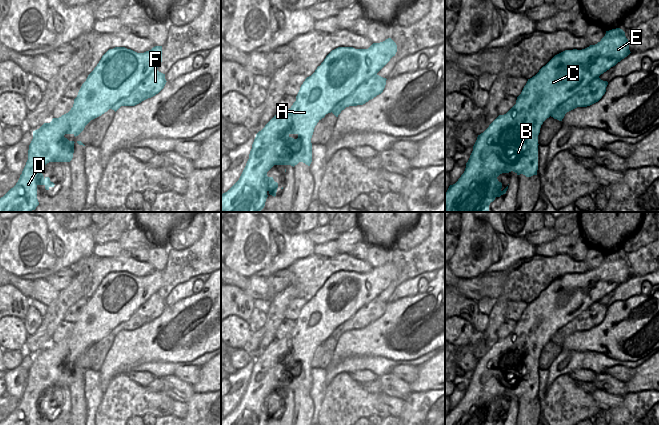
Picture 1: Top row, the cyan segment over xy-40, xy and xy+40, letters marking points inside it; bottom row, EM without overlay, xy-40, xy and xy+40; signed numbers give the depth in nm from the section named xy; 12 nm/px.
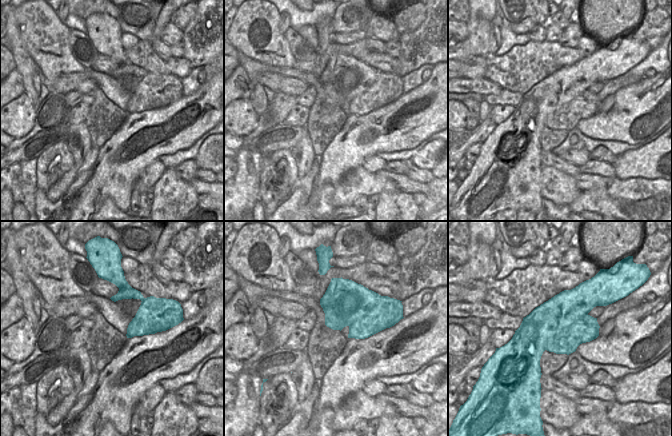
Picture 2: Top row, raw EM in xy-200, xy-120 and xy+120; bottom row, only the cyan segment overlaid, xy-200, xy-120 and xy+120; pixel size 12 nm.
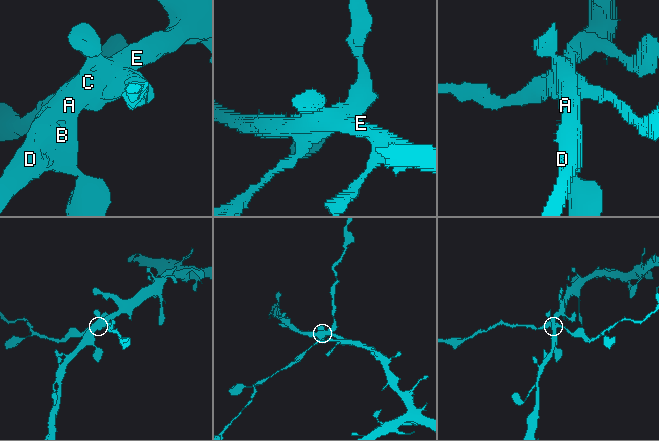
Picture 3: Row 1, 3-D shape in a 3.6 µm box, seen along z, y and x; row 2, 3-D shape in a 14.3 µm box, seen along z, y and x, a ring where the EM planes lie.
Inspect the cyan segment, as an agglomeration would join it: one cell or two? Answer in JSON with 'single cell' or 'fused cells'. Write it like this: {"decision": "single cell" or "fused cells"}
{"decision": "fused cells"}

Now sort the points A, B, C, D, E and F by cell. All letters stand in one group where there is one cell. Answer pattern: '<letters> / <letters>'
A B C D E / F

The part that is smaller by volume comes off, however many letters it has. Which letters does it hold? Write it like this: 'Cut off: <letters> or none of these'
Cut off: F

